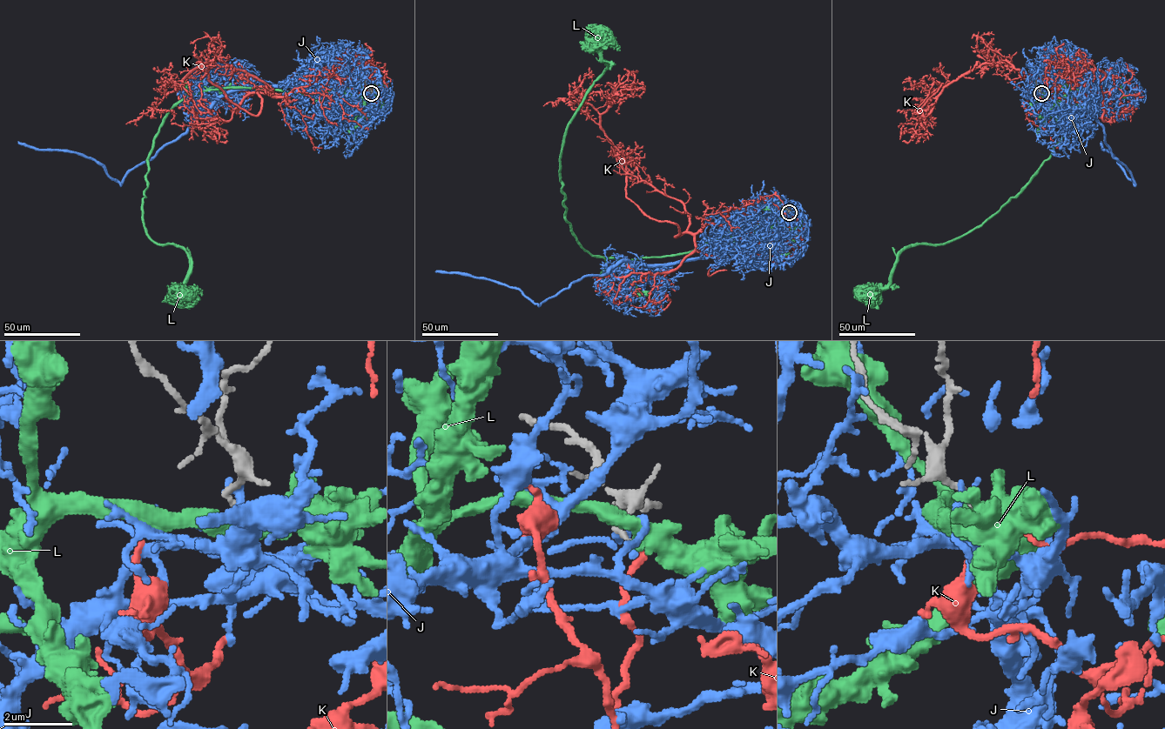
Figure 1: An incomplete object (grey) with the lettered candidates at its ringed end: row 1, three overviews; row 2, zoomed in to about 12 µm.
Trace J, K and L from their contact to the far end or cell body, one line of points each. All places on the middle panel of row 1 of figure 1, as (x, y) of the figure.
J: (788, 211), (734, 251), (666, 264), (621, 261), (539, 305), (494, 281), (435, 271)
K: (789, 212), (757, 244), (687, 231), (685, 206), (628, 173), (601, 126), (616, 87), (636, 95)
L: (789, 212), (690, 251), (619, 260), (584, 249), (566, 219), (560, 153), (607, 69), (588, 25)

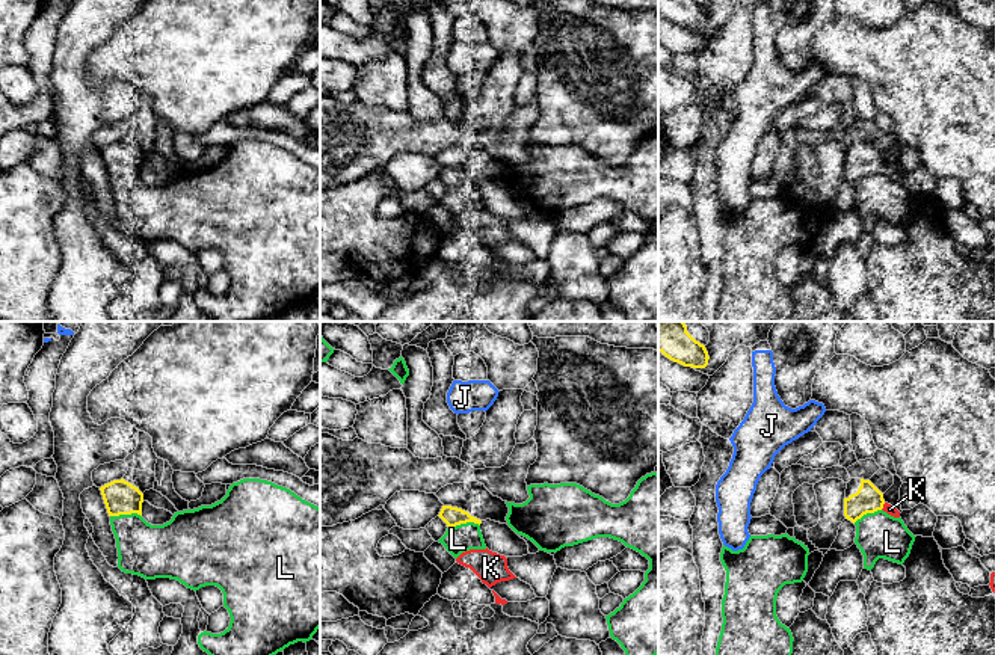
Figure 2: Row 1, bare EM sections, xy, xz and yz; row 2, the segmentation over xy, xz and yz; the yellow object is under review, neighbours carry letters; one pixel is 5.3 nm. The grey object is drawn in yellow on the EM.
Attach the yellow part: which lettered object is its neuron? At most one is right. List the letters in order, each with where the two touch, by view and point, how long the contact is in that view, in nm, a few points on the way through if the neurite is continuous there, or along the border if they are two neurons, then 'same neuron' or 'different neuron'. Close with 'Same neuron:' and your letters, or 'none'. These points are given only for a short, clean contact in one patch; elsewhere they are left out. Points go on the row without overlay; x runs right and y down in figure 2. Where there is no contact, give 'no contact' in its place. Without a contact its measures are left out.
J: no contact; different neuron
K: meets yellow in yz at (882, 168); contact 50 nm long; same neuron
L: meets yellow in xy at (126, 175); contact 170 nm long; different neuron
Same neuron: K

